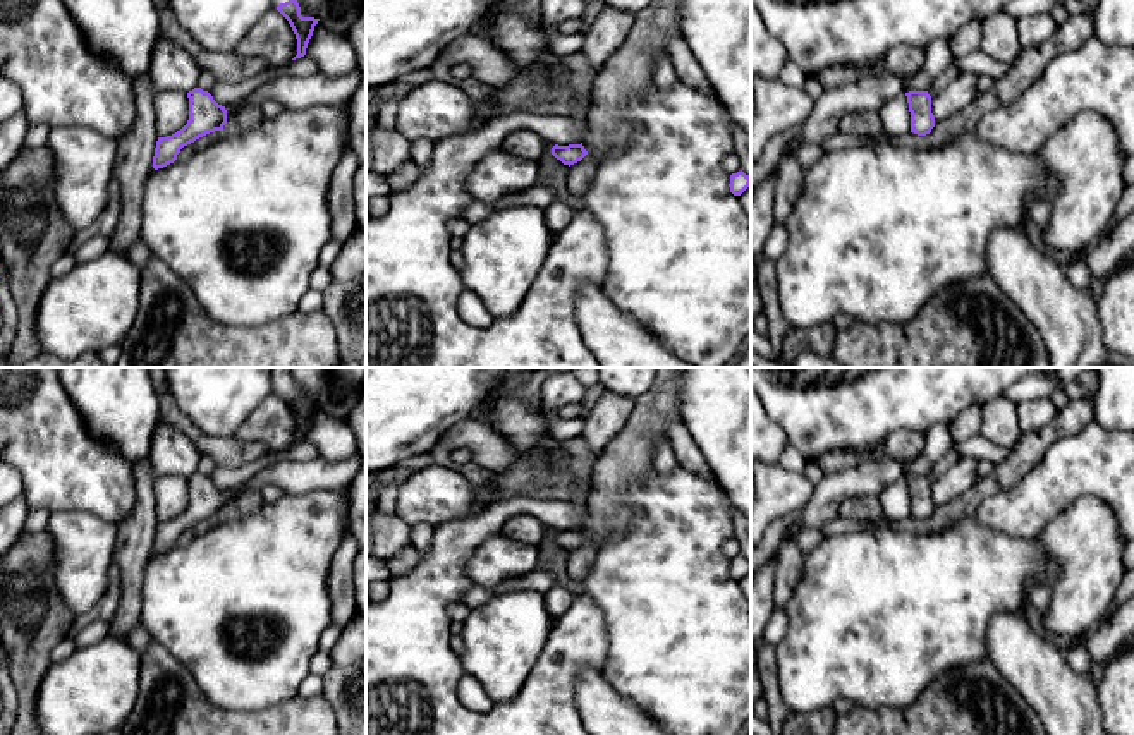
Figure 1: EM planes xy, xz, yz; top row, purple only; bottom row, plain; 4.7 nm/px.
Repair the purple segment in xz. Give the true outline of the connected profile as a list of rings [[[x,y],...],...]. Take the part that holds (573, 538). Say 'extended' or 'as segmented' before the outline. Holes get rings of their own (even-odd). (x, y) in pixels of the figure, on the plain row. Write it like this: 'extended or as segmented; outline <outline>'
as segmented; outline [[[582,527],[581,529],[569,529],[569,531],[558,531],[555,529],[552,532],[552,539],[560,544],[564,550],[574,550],[581,546],[588,536],[584,534]]]

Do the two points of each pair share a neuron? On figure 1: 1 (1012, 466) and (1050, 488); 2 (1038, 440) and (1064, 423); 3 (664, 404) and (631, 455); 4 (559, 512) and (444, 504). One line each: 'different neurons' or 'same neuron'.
1: different neurons
2: same neuron
3: same neuron
4: different neurons

